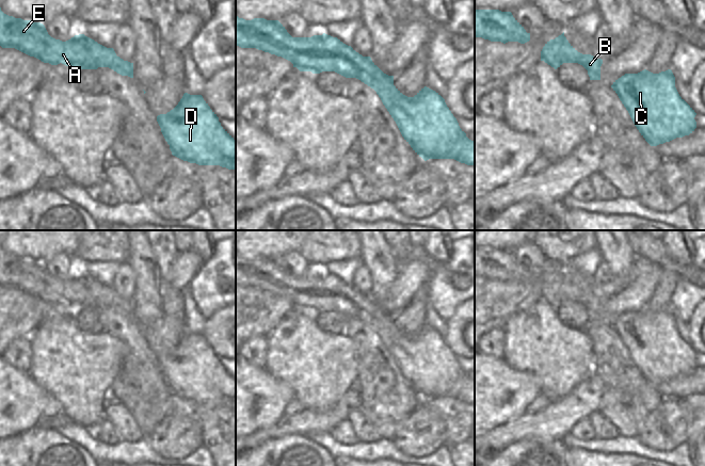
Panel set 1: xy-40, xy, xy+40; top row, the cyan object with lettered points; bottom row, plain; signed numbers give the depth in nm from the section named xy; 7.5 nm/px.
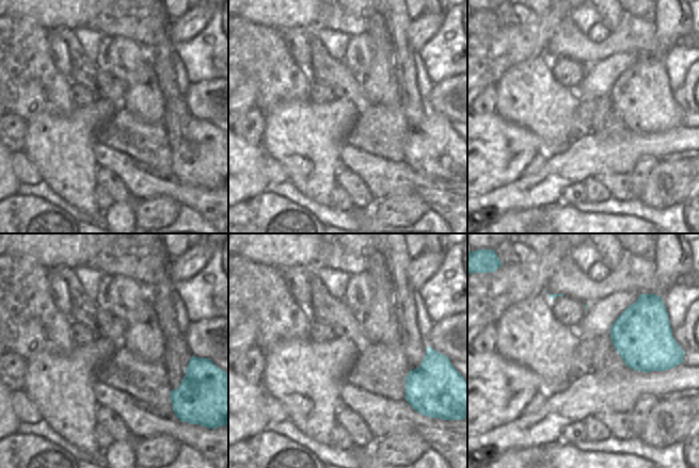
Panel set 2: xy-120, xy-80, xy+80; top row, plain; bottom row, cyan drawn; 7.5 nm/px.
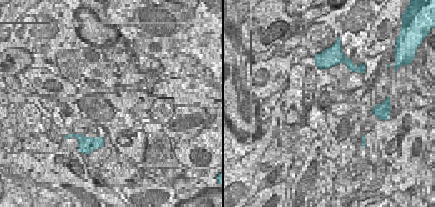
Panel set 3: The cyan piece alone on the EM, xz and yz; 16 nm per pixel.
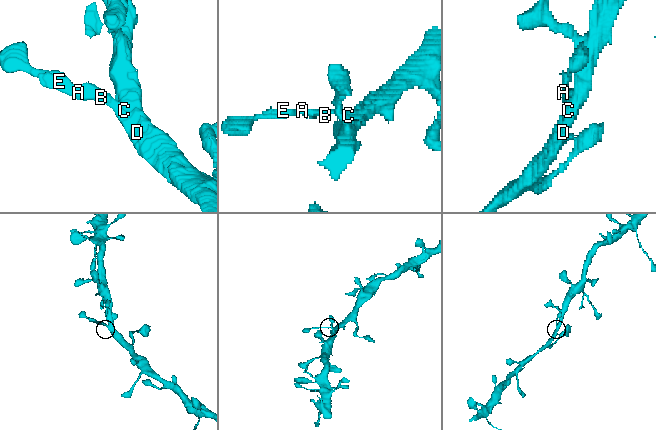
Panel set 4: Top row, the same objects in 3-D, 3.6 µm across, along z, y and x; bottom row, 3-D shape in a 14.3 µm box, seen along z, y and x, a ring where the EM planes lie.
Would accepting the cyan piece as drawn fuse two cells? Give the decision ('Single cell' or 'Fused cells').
Single cell

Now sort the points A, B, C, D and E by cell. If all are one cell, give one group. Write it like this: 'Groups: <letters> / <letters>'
Groups: A B C D E

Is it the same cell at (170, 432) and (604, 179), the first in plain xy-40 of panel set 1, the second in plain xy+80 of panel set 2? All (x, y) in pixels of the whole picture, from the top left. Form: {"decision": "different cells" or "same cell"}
{"decision": "different cells"}

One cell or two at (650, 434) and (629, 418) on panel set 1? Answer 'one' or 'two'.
two

